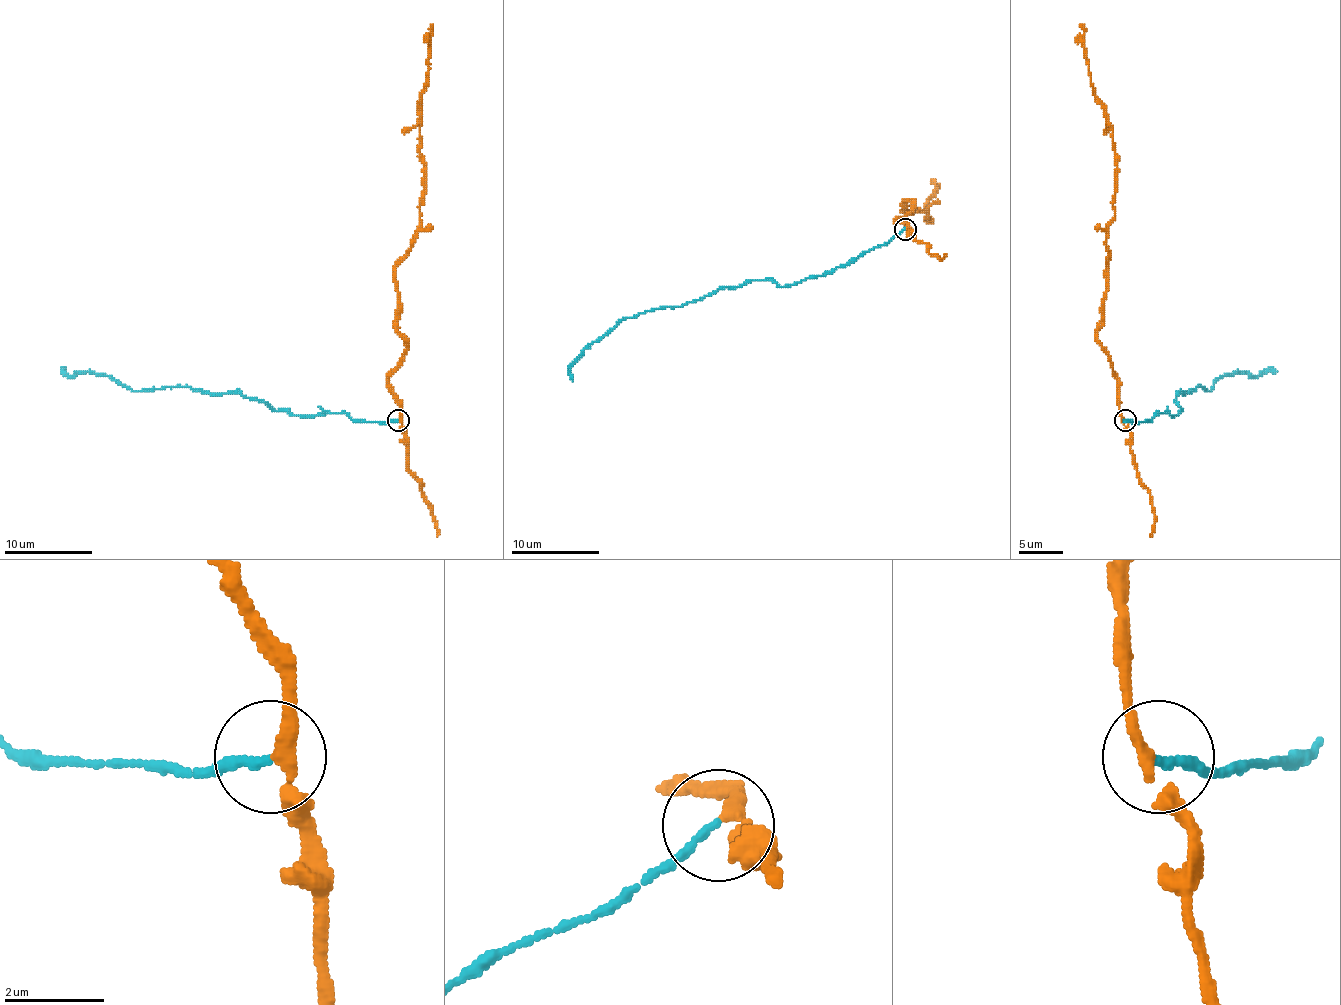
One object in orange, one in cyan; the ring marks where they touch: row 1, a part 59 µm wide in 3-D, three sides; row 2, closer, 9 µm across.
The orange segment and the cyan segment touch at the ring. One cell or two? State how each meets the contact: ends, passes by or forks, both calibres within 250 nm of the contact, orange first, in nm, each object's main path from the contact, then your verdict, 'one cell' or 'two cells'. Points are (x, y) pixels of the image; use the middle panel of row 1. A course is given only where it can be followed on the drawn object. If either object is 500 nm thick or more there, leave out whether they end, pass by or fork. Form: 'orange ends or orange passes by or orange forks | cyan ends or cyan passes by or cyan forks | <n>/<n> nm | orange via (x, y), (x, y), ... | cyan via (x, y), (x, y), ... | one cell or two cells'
orange passes by | cyan ends | 220/160 nm | orange via (904, 227), (895, 221), (913, 208), (904, 201), (902, 210), (922, 210), (928, 221), (926, 201), (939, 183) | cyan via (904, 230), (830, 273), (779, 287), (750, 280), (625, 317), (586, 348), (570, 368), (572, 381) | two cells

